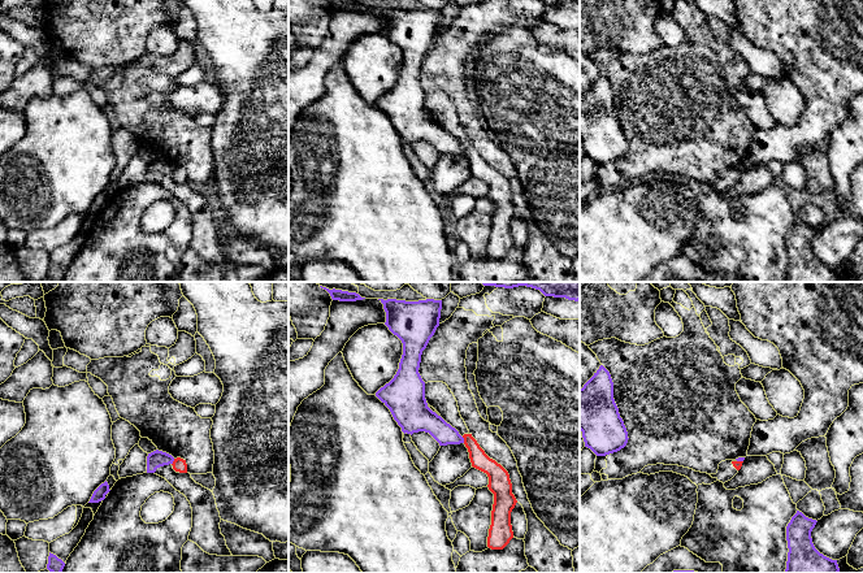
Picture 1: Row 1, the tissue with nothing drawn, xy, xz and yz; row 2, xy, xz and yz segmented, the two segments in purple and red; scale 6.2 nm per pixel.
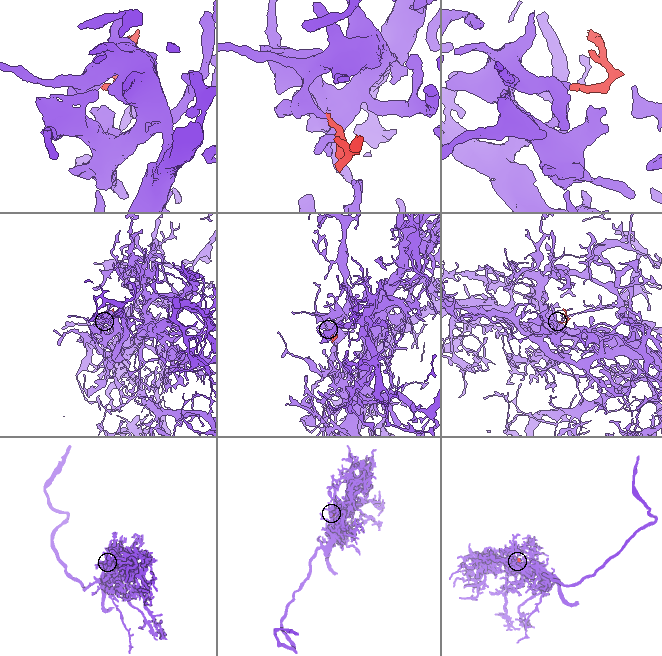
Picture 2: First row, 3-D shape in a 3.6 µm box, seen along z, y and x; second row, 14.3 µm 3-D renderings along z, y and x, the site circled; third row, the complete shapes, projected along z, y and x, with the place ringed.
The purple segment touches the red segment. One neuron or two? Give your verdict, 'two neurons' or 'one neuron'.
two neurons

